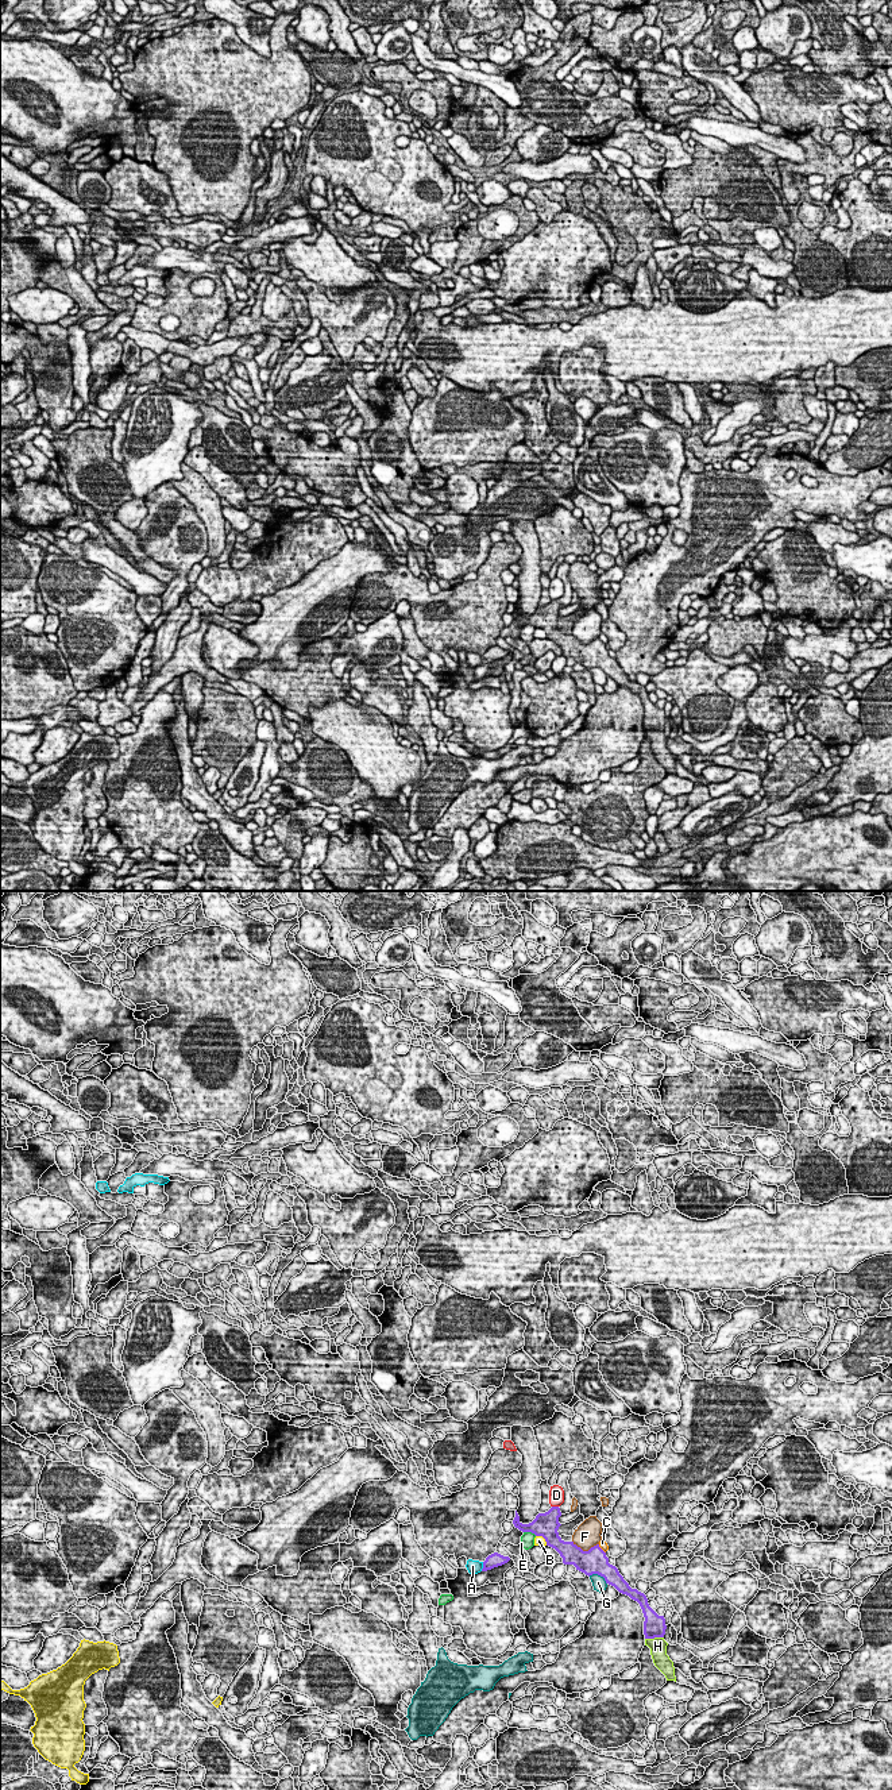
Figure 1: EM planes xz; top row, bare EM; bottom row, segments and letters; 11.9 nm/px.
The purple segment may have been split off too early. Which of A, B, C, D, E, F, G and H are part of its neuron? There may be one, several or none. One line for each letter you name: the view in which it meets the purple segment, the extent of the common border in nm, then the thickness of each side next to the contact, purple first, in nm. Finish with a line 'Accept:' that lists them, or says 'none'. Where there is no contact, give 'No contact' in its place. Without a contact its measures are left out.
H: Touches purple in xz. Shared border 220 nm. Thickness 260 nm (purple) against 200 nm
Accept: H

